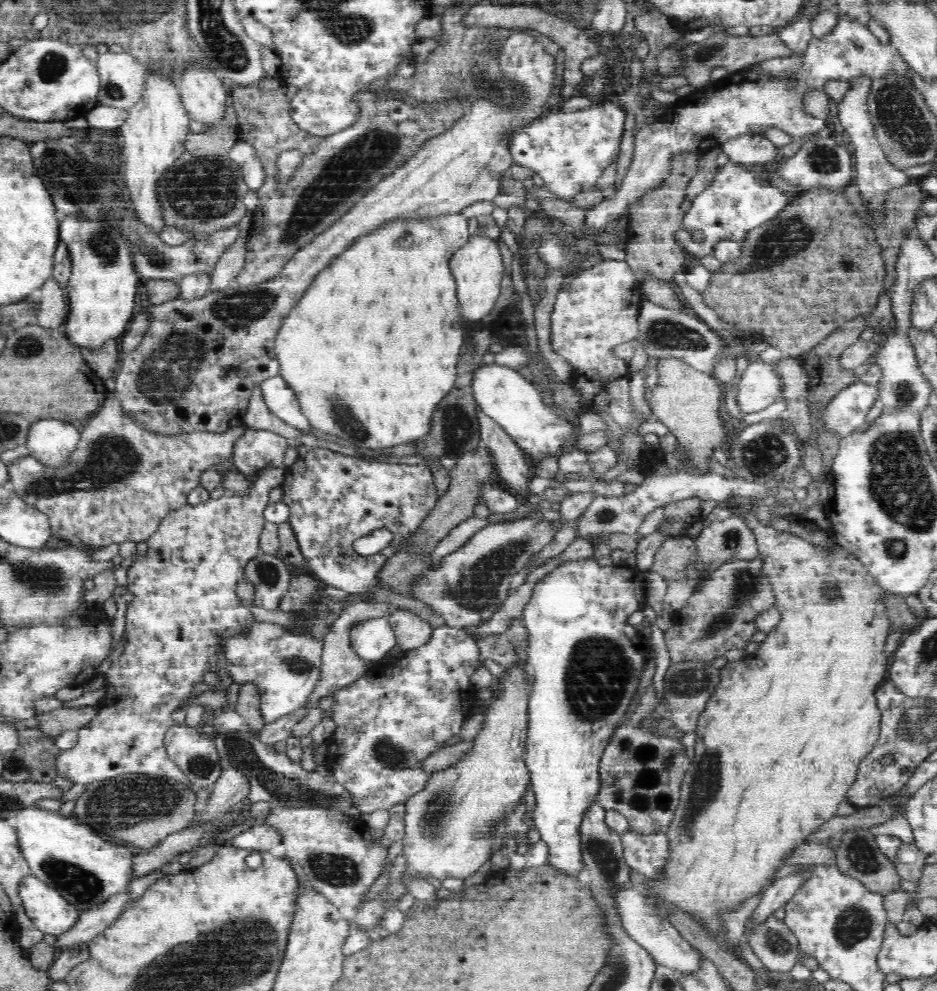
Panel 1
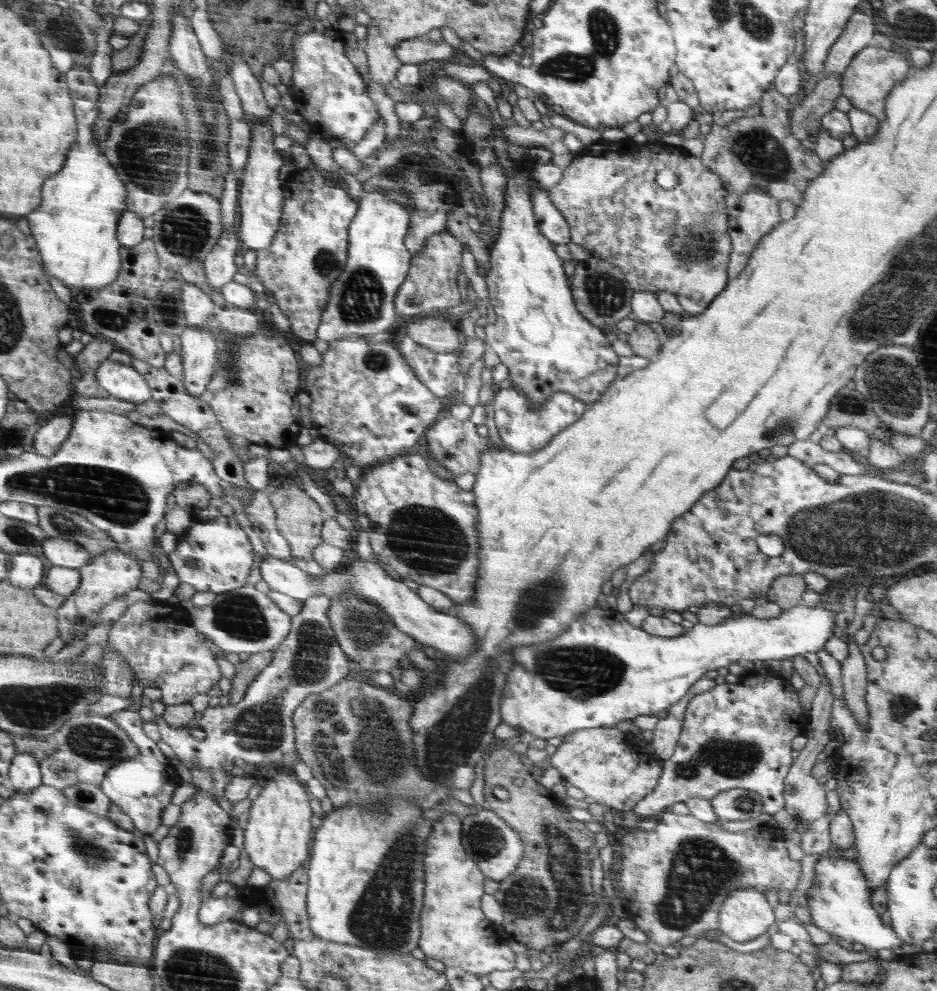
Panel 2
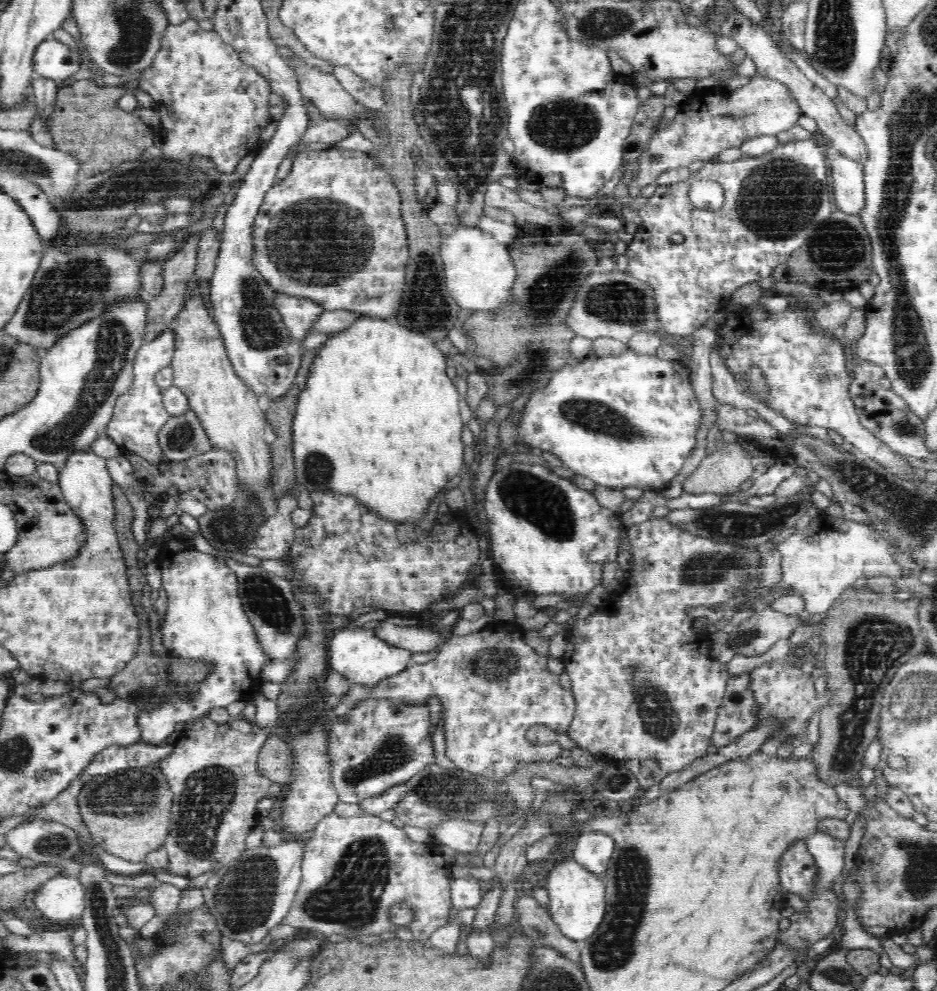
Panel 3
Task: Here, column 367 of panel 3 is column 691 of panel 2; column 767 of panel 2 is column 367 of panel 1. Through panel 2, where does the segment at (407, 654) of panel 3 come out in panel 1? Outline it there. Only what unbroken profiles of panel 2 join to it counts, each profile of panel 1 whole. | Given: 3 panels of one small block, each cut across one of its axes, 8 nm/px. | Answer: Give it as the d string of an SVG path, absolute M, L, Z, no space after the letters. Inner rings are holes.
M389 617L358 622L350 630L352 650L371 664L379 664L392 648L397 646L393 625Z

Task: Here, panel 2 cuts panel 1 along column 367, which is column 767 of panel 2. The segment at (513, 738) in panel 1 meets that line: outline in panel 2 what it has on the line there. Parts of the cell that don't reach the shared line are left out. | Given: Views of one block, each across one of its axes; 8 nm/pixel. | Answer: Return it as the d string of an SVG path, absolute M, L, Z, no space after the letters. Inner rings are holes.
M742 888L728 896L720 911L718 929L730 941L744 943L765 934L775 925L775 913L765 895Z

